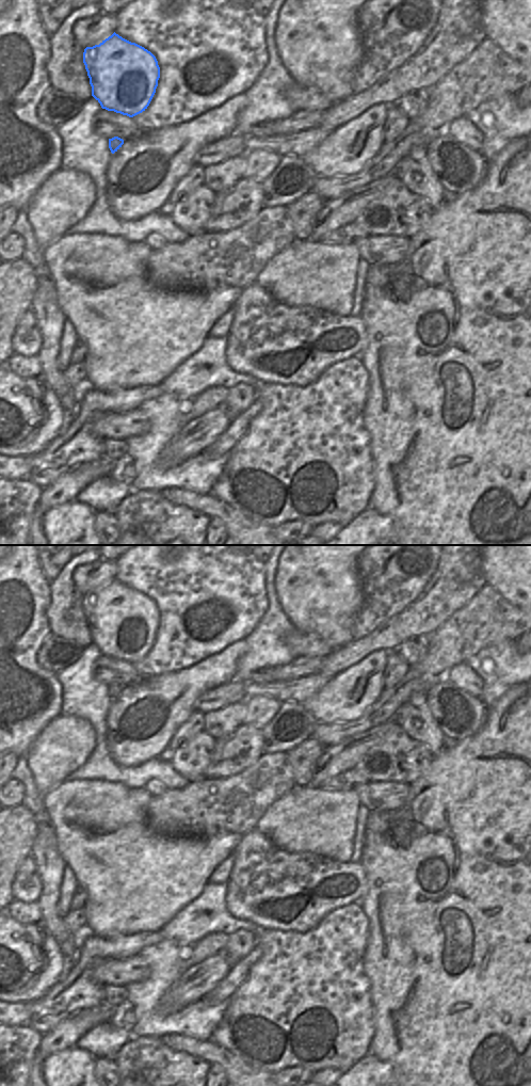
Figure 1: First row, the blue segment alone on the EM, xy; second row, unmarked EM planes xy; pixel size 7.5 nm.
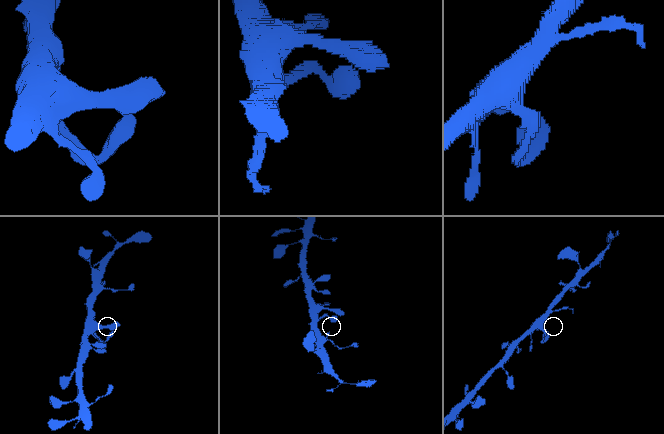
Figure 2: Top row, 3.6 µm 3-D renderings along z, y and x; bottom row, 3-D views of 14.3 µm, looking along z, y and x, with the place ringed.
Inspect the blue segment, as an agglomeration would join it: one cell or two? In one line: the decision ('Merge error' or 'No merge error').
No merge error

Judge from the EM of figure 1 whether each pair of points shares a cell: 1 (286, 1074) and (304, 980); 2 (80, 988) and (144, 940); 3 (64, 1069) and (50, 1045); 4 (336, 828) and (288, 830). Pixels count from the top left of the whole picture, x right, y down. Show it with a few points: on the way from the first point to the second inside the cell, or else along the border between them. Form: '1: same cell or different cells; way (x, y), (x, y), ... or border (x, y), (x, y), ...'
1: different cells; border (311, 1070), (305, 1067), (287, 1067), (273, 1073)
2: same cell; way (89, 967), (89, 959), (99, 948), (123, 946)
3: different cells; border (76, 1044), (57, 1051), (44, 1059)
4: same cell; way (324, 828), (300, 828)

